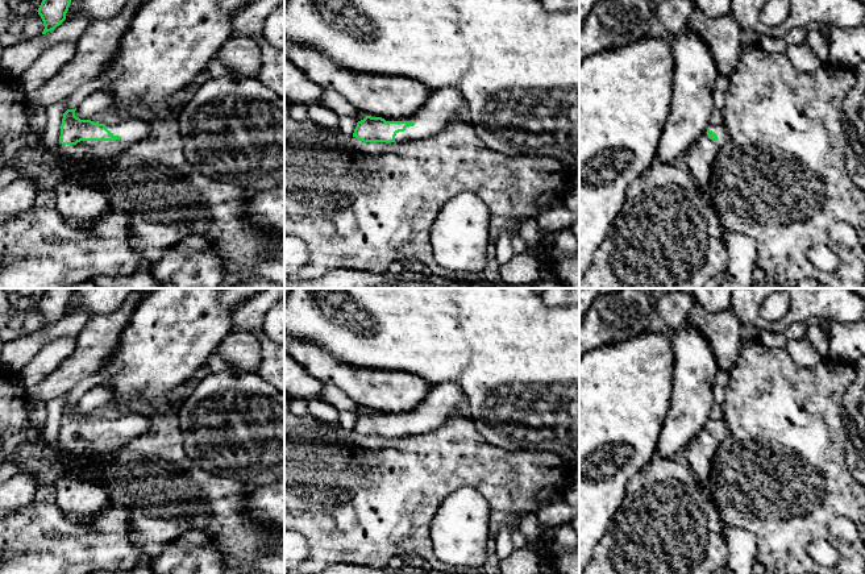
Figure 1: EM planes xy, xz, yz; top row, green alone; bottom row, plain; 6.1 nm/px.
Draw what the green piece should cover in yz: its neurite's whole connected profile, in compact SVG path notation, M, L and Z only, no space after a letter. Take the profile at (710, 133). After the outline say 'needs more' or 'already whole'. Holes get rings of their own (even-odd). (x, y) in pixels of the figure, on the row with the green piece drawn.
M710 122L698 140L689 147L685 155L685 165L696 183L698 191L711 201L710 174L715 157L725 145L729 136L724 126Z | needs more

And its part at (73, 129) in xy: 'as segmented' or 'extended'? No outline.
extended

